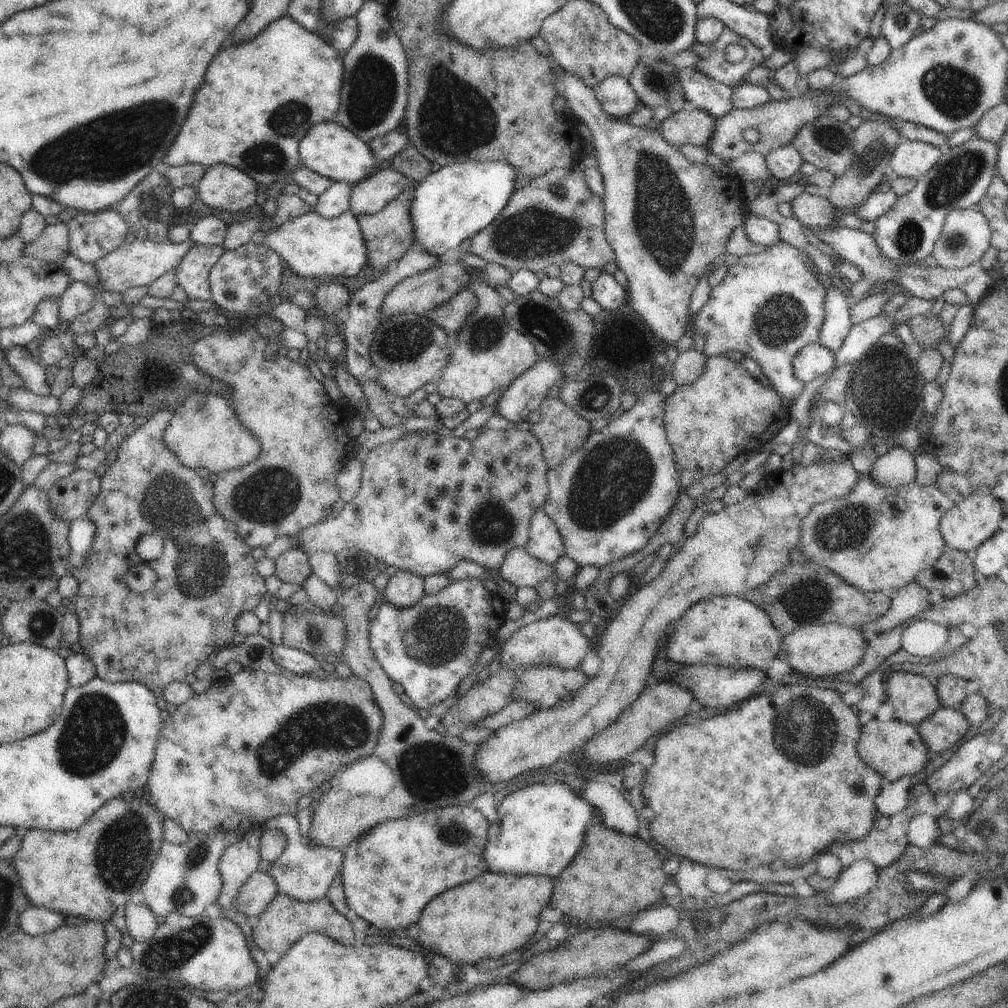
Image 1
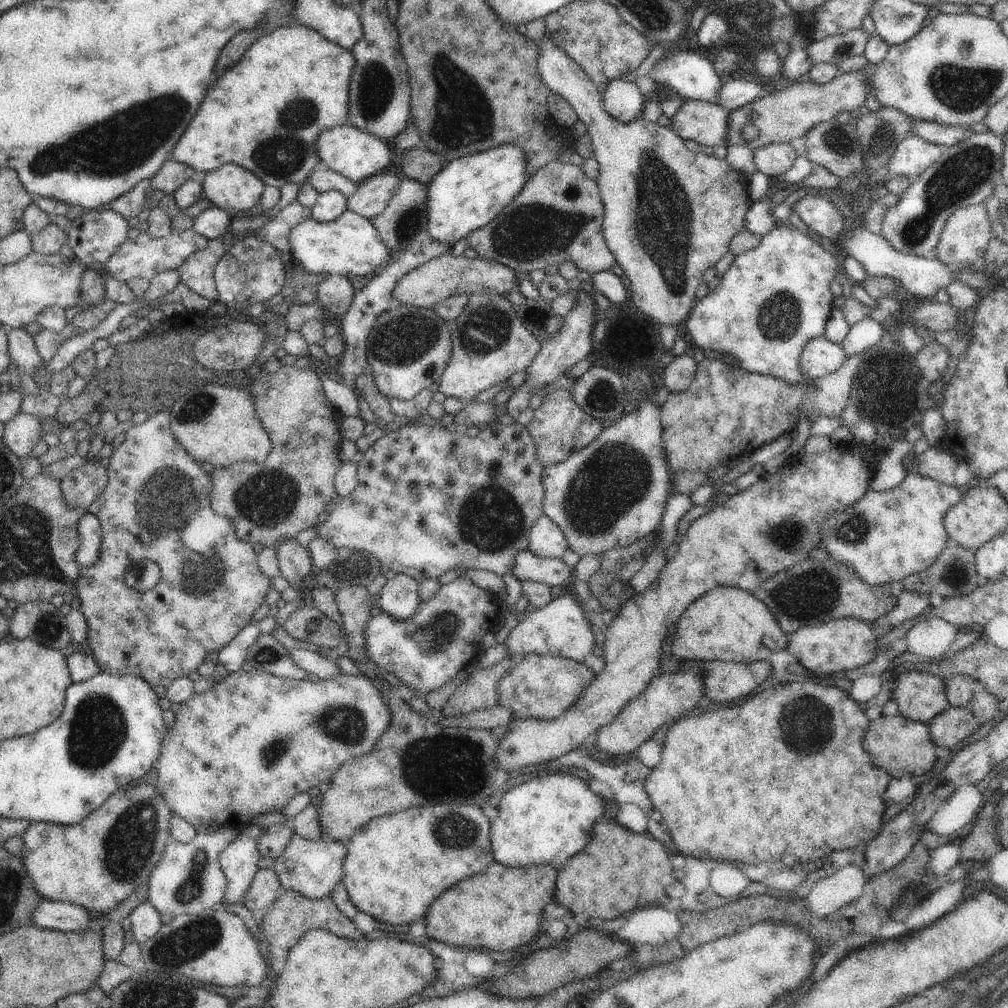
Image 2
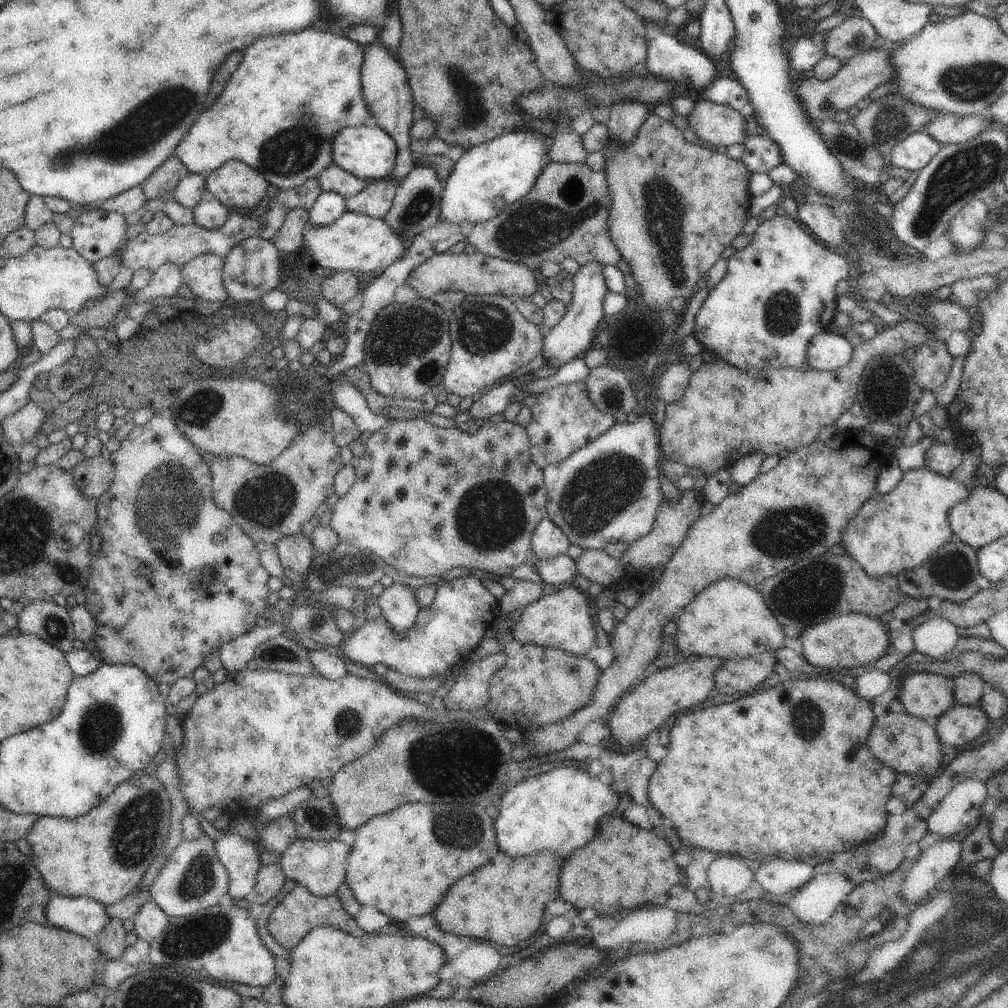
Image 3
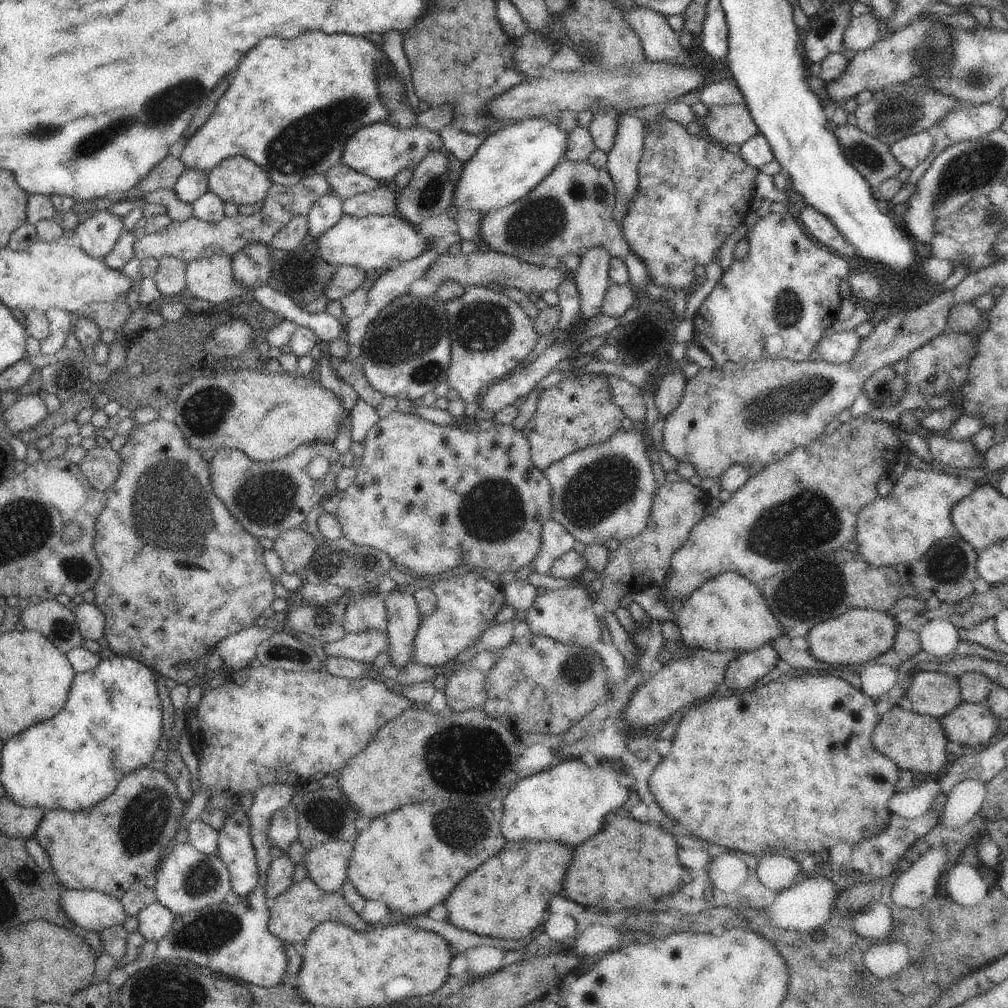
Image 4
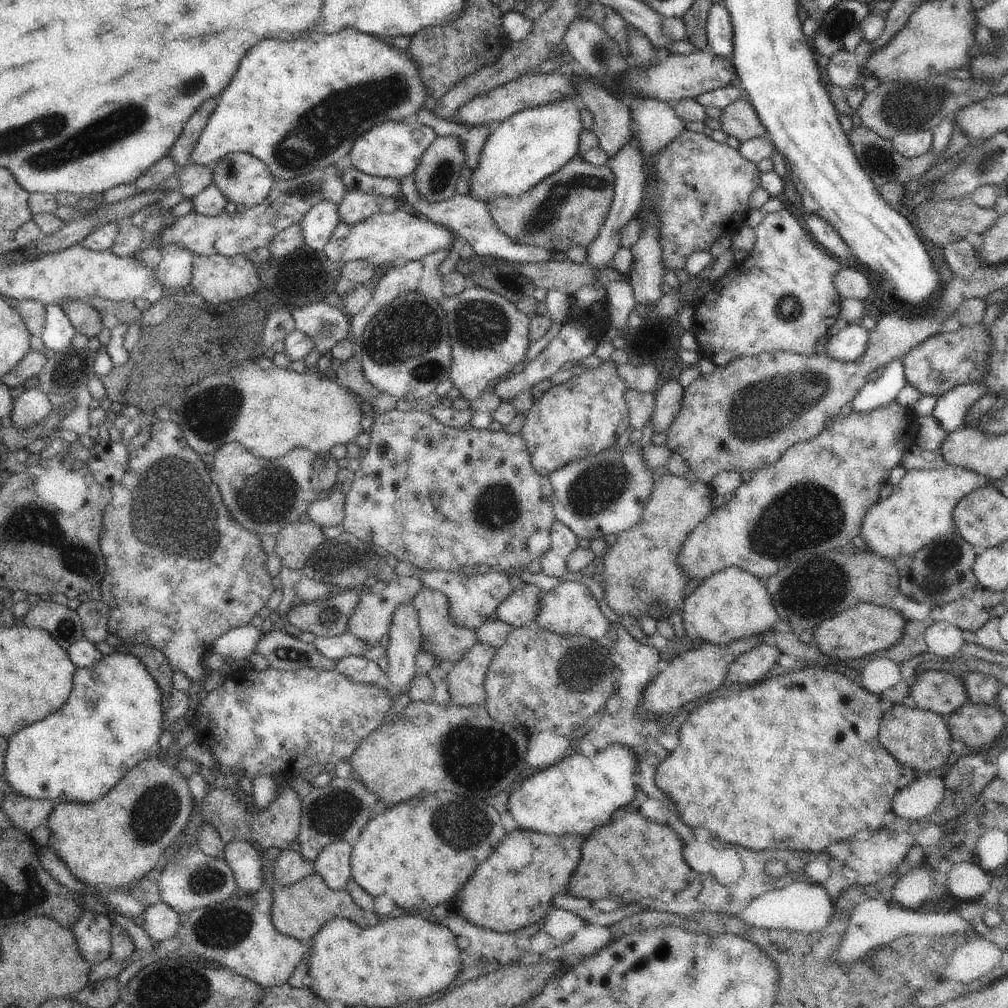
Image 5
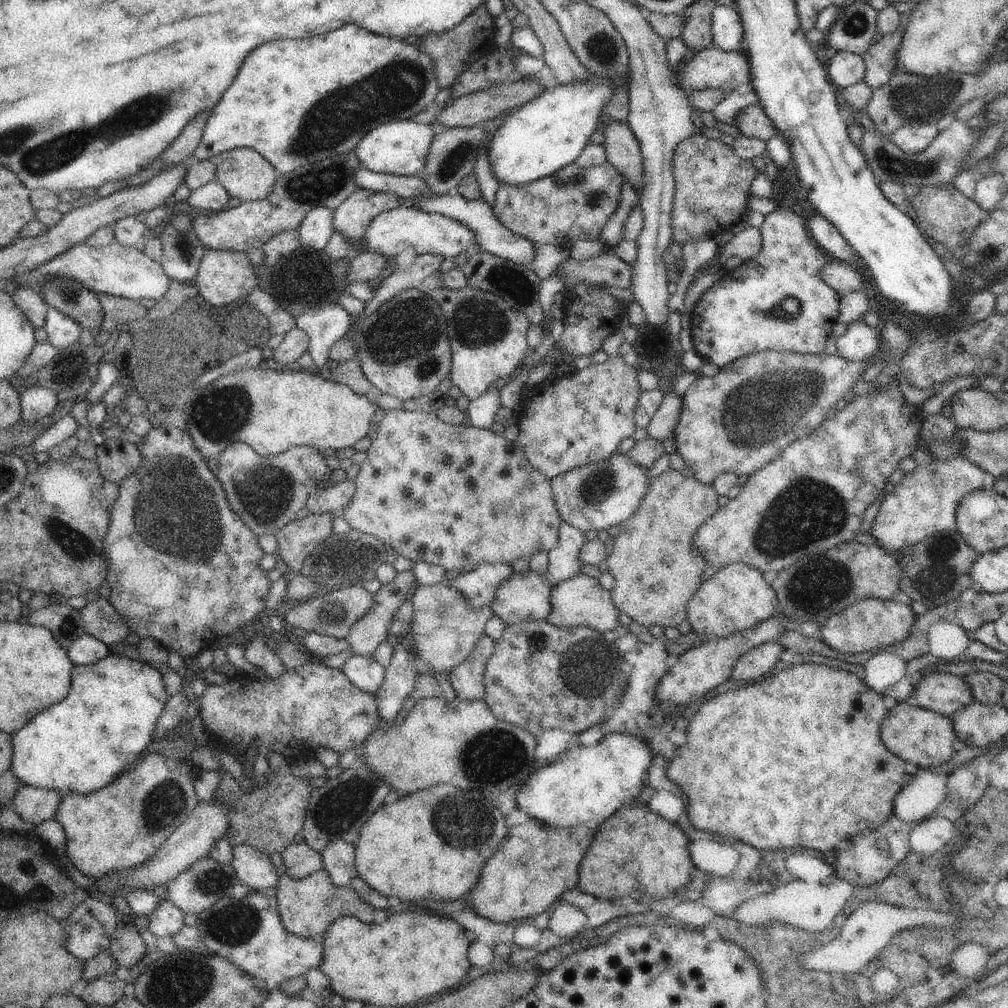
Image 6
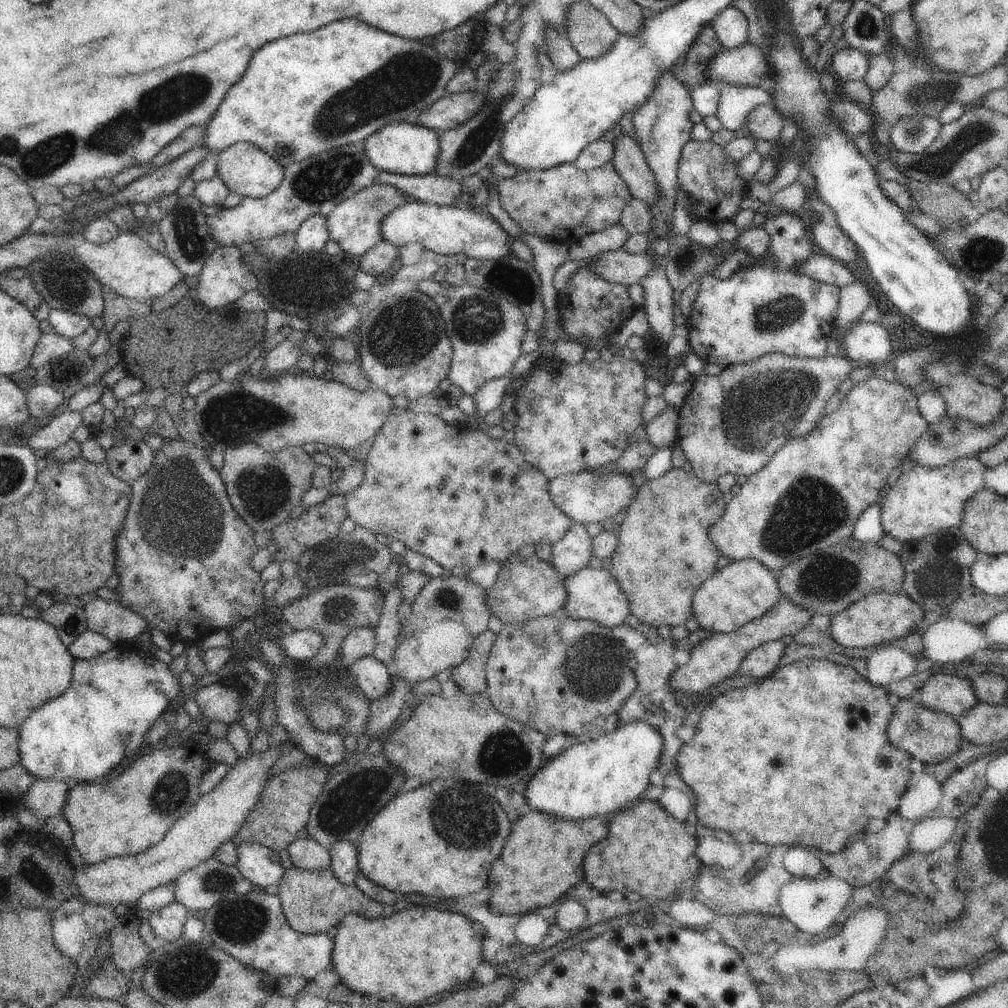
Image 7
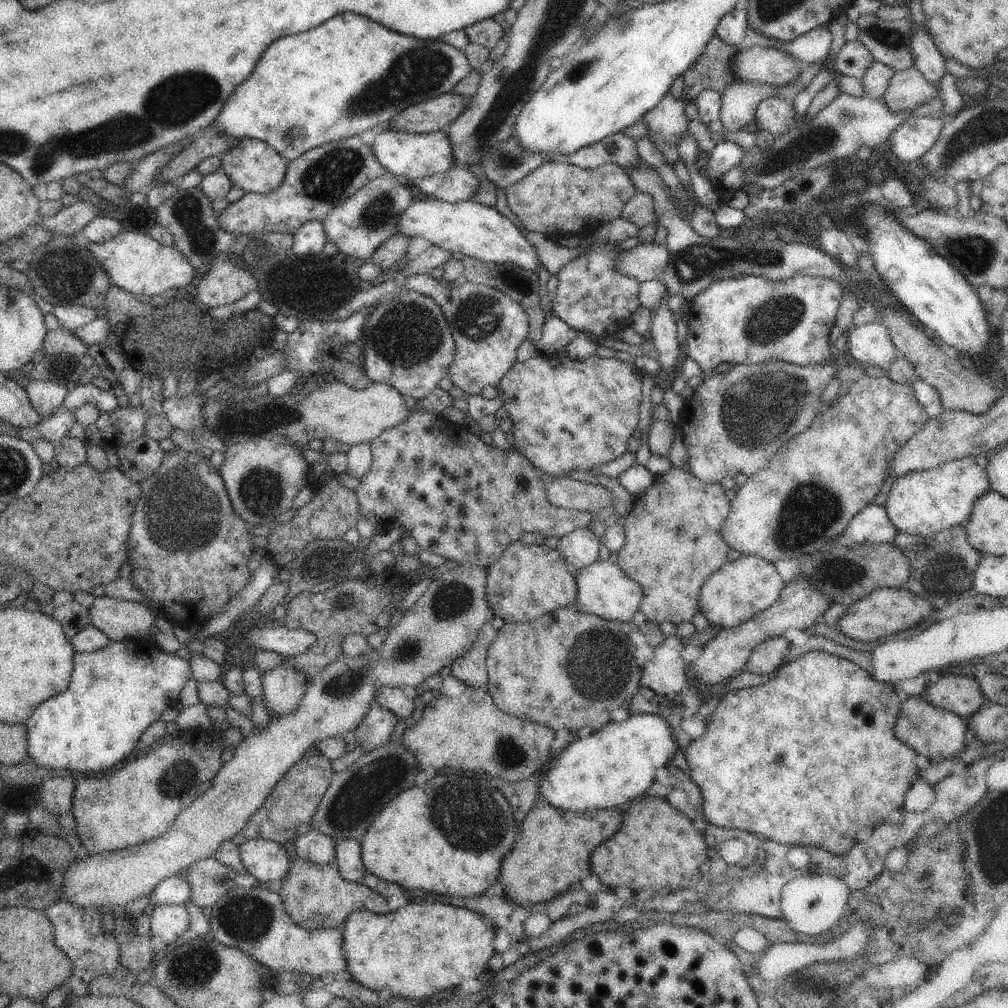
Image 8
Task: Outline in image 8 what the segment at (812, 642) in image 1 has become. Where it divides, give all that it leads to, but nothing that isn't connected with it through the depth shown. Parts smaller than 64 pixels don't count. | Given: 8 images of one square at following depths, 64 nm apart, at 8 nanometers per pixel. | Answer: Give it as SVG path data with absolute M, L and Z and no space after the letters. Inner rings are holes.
M906 587L900 590L880 588L880 590L871 592L868 596L848 607L844 615L840 617L838 626L840 626L840 632L843 632L844 636L853 640L866 642L866 644L882 642L892 635L906 635L934 609L928 600L920 598L914 592L908 592Z

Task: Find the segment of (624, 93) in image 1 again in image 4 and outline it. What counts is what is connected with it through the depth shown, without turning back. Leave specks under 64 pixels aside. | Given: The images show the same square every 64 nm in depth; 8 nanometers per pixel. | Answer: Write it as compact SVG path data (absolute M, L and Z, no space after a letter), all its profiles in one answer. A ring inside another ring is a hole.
M627 110L620 111L618 116L618 130L614 134L614 146L607 154L606 170L610 173L615 184L616 204L612 218L614 222L622 224L624 216L628 214L628 208L634 204L636 188L638 188L638 162L642 158L642 144L646 130L646 118L644 116L634 117Z

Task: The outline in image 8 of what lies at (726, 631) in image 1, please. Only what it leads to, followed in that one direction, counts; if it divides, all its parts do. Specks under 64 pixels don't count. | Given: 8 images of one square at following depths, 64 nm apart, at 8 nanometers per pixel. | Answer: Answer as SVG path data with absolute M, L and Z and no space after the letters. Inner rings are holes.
M752 555L741 556L733 562L724 563L706 579L698 594L698 610L712 626L726 630L736 628L770 608L786 585L774 564L768 560Z

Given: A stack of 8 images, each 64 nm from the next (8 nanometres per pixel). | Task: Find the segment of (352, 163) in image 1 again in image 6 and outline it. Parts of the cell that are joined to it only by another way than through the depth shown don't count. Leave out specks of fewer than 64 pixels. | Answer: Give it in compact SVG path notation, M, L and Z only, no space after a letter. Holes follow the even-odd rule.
M413 119L382 124L370 132L355 149L367 170L376 173L412 177L422 173L427 164L437 128L425 120Z

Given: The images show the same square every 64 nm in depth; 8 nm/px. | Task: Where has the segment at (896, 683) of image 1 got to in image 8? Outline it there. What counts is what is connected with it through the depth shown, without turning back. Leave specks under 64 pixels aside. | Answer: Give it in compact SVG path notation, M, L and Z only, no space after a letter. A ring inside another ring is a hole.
M938 675L938 680L924 690L923 697L932 706L949 710L960 718L974 716L982 704L987 704L980 681L970 675Z

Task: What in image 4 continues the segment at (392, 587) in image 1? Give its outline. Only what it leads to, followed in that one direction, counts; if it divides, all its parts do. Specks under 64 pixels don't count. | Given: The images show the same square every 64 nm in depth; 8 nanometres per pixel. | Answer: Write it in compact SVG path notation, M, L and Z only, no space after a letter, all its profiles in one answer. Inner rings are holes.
M392 590L387 592L386 596L386 608L388 608L388 624L387 634L390 642L390 648L392 648L392 662L395 666L398 666L399 672L404 672L404 668L407 664L410 664L412 660L412 652L414 652L414 638L416 638L416 630L420 626L421 614L417 607L417 602L412 594L406 594L402 590Z

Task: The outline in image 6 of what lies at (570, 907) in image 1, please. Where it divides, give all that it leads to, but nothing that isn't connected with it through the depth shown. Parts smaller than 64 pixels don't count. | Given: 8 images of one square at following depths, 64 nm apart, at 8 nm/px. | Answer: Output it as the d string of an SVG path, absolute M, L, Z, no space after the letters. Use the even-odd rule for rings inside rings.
M636 802L631 806L625 806L596 830L595 840L588 848L584 859L581 860L579 884L576 888L580 887L582 892L610 901L618 901L624 896L634 896L636 900L648 896L656 900L662 895L681 894L693 885L691 875L696 871L689 850L691 842L680 826L676 826L672 820L651 811L648 804Z

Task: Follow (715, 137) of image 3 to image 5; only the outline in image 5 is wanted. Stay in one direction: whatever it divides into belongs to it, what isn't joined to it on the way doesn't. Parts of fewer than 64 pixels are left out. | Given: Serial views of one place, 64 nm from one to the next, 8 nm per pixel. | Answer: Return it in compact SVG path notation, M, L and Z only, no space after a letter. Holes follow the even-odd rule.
M738 99L730 104L718 120L722 124L722 130L740 143L752 138L769 136L754 106L744 99Z

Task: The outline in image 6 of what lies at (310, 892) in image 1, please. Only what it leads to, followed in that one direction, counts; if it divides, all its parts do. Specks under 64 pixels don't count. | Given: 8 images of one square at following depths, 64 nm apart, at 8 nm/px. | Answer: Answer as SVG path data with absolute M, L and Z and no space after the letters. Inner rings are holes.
M339 841L330 844L322 854L322 869L330 874L331 882L338 887L348 887L357 876L354 844Z

